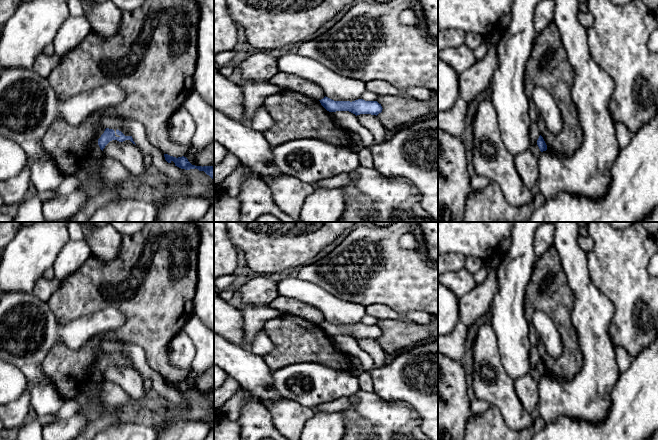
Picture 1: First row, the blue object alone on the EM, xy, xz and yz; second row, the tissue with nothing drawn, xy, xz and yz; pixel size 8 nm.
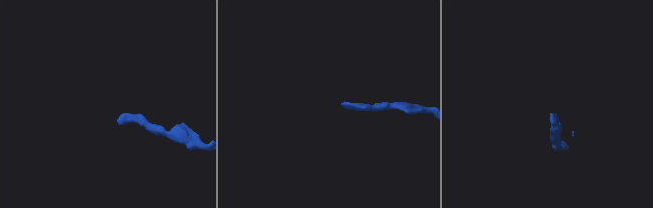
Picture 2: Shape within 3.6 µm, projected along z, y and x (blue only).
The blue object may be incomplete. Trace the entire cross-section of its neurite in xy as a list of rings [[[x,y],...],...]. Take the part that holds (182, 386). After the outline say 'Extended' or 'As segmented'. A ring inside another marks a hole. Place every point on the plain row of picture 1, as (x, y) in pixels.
[[[164,378],[165,384],[168,387],[171,387],[172,385],[175,387],[175,390],[185,393],[185,394],[190,394],[190,393],[198,393],[199,395],[204,395],[207,399],[209,399],[212,403],[214,403],[214,390],[195,390],[192,389],[188,383],[184,380],[182,381],[173,381],[168,378]]]. As segmented

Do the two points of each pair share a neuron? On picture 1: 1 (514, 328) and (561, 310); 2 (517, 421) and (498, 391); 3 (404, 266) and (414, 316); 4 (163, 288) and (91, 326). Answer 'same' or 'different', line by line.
1: different
2: same
3: different
4: different

